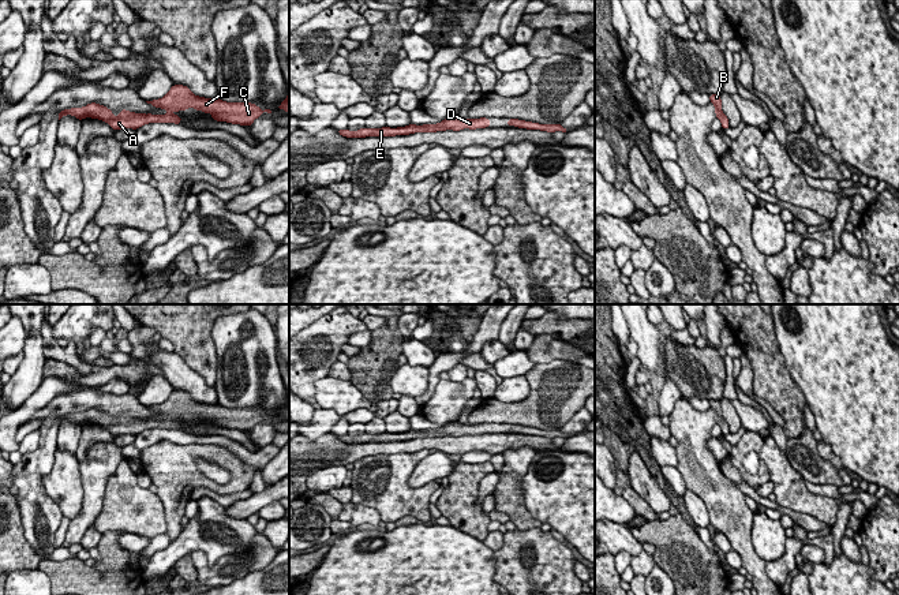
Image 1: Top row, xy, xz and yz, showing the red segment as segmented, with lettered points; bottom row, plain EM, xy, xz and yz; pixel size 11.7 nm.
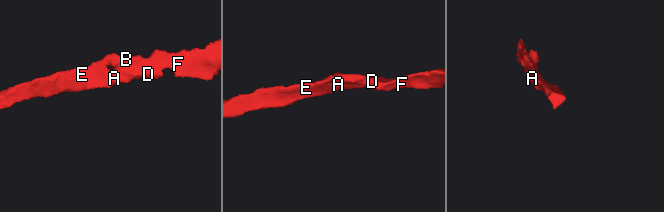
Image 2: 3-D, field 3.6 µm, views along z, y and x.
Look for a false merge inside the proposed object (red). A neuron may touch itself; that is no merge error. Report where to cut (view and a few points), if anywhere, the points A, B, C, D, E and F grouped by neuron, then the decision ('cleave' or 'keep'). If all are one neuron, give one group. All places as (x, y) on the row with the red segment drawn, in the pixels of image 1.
no cut; A B C D E F; keep

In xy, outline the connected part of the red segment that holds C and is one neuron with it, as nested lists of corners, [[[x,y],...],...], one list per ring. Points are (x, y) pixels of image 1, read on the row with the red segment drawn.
[[[173,85],[171,90],[158,100],[146,101],[154,108],[166,109],[166,115],[153,115],[153,113],[135,113],[127,109],[121,109],[119,116],[113,116],[113,112],[104,105],[97,102],[90,102],[82,108],[71,108],[60,111],[59,120],[63,116],[71,115],[80,121],[85,117],[98,119],[108,123],[115,131],[123,128],[138,130],[139,127],[149,123],[175,123],[180,124],[181,117],[172,115],[172,111],[186,111],[194,108],[202,111],[203,113],[210,113],[213,120],[226,121],[240,126],[252,126],[254,120],[261,117],[263,112],[271,113],[270,109],[261,109],[252,102],[226,102],[221,98],[205,98],[194,96],[191,89],[184,85]]]

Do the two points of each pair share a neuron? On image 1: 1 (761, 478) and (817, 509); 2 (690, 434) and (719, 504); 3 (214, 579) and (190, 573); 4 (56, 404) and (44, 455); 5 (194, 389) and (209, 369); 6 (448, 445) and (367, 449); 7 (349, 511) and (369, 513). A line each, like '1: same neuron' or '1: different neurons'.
1: different neurons
2: same neuron
3: different neurons
4: different neurons
5: different neurons
6: same neuron
7: same neuron

